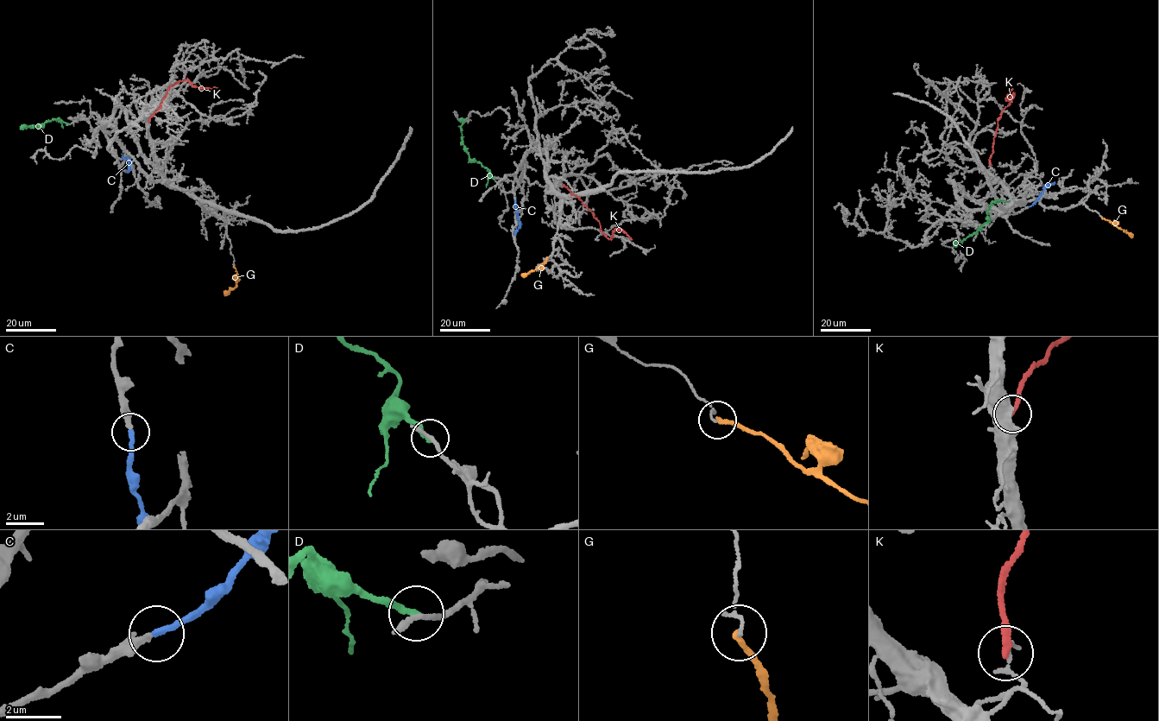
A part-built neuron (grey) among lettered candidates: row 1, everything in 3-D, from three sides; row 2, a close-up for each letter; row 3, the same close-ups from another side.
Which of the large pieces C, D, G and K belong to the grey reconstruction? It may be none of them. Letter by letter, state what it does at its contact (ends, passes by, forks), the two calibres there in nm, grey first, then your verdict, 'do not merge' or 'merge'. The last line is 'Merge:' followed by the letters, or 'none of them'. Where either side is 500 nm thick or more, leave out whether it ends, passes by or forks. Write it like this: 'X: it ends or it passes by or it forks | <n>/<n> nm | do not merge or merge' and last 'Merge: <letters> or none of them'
C: it ends | 220/240 nm | merge
D: it ends | 280/240 nm | do not merge
G: it ends | 70/240 nm | do not merge
K: it ends | 190/240 nm | do not merge
Merge: C

